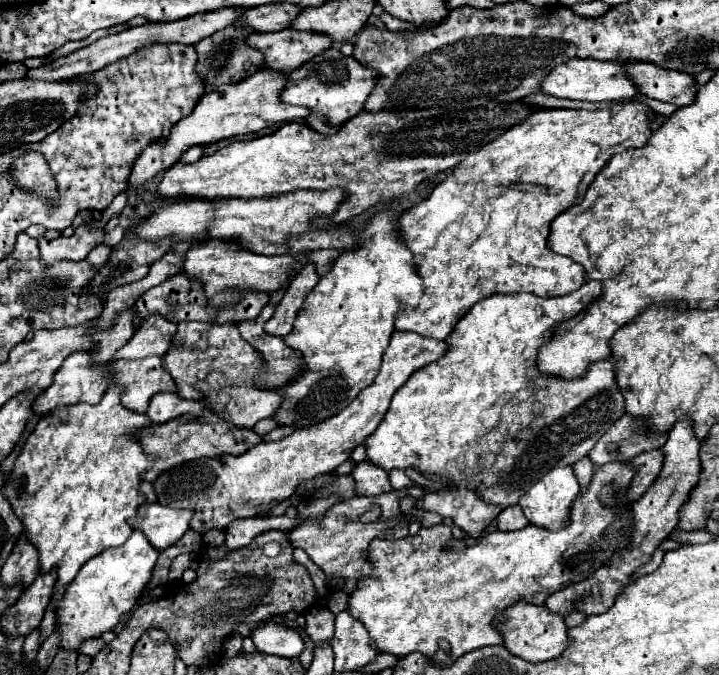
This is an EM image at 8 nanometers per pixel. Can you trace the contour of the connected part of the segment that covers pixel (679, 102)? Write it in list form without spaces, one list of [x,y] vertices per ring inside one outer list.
[[[630,63],[628,67],[630,79],[642,89],[644,95],[672,103],[676,107],[684,107],[694,103],[696,99],[696,81],[694,75],[686,75],[682,71],[670,71],[652,63]]]

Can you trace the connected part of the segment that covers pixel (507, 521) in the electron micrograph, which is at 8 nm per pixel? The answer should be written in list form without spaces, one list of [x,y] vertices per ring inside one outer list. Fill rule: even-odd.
[[[519,505],[504,509],[496,521],[498,521],[500,531],[516,531],[516,529],[522,529],[528,525],[528,519]]]

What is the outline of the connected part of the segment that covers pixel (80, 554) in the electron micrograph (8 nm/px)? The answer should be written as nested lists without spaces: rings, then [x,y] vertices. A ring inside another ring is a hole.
[[[110,385],[98,405],[78,403],[42,417],[36,429],[28,435],[4,487],[4,495],[12,503],[18,519],[24,523],[24,537],[38,549],[40,573],[52,569],[58,573],[54,591],[72,583],[88,559],[96,557],[104,549],[122,545],[132,533],[126,519],[134,517],[138,507],[144,503],[144,497],[138,493],[138,485],[140,473],[150,467],[150,459],[144,455],[134,433],[152,423],[146,415],[124,409],[120,393],[120,387]]]

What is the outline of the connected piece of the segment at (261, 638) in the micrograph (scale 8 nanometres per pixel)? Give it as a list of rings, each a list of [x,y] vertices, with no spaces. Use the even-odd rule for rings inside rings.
[[[266,621],[252,629],[250,639],[254,641],[260,653],[278,655],[278,657],[298,657],[304,651],[304,639],[300,633],[286,623]]]

